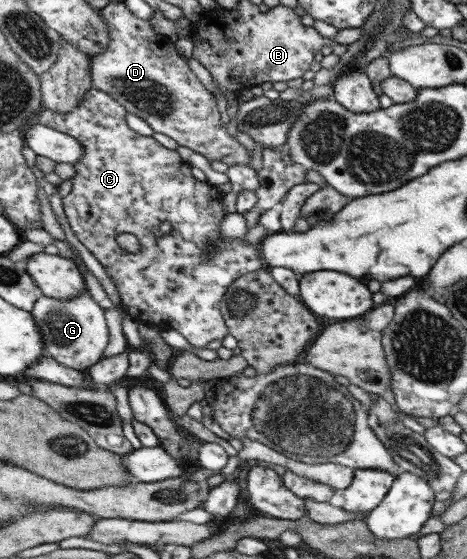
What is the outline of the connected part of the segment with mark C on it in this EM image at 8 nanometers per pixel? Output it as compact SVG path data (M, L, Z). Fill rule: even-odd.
M89 88L86 93L82 95L82 100L79 100L78 104L71 111L54 112L48 109L41 109L39 113L33 117L32 122L39 122L41 125L59 130L61 133L66 133L69 137L74 137L82 145L82 156L73 164L75 172L69 178L71 182L70 191L61 198L63 213L65 214L65 218L67 218L67 225L71 228L73 235L103 266L103 270L105 270L107 277L111 280L111 283L115 286L119 294L119 304L127 313L132 315L133 320L139 323L150 322L160 327L175 329L175 331L178 331L185 340L187 340L187 343L191 345L193 349L204 349L205 345L209 342L213 340L221 341L228 333L228 329L219 311L220 301L227 287L231 285L235 279L247 273L265 268L259 251L260 243L249 245L247 242L244 243L244 237L239 239L222 239L219 234L219 223L226 215L226 211L220 203L221 193L207 182L197 181L190 172L190 166L179 157L176 150L167 149L161 146L151 136L146 137L139 135L131 130L125 124L125 118L123 118L125 117L125 113L126 111L123 107L110 95L97 89ZM122 233L128 233L136 237L140 246L137 253L127 253L127 251L123 251L121 247L118 247L115 242L115 237Z

